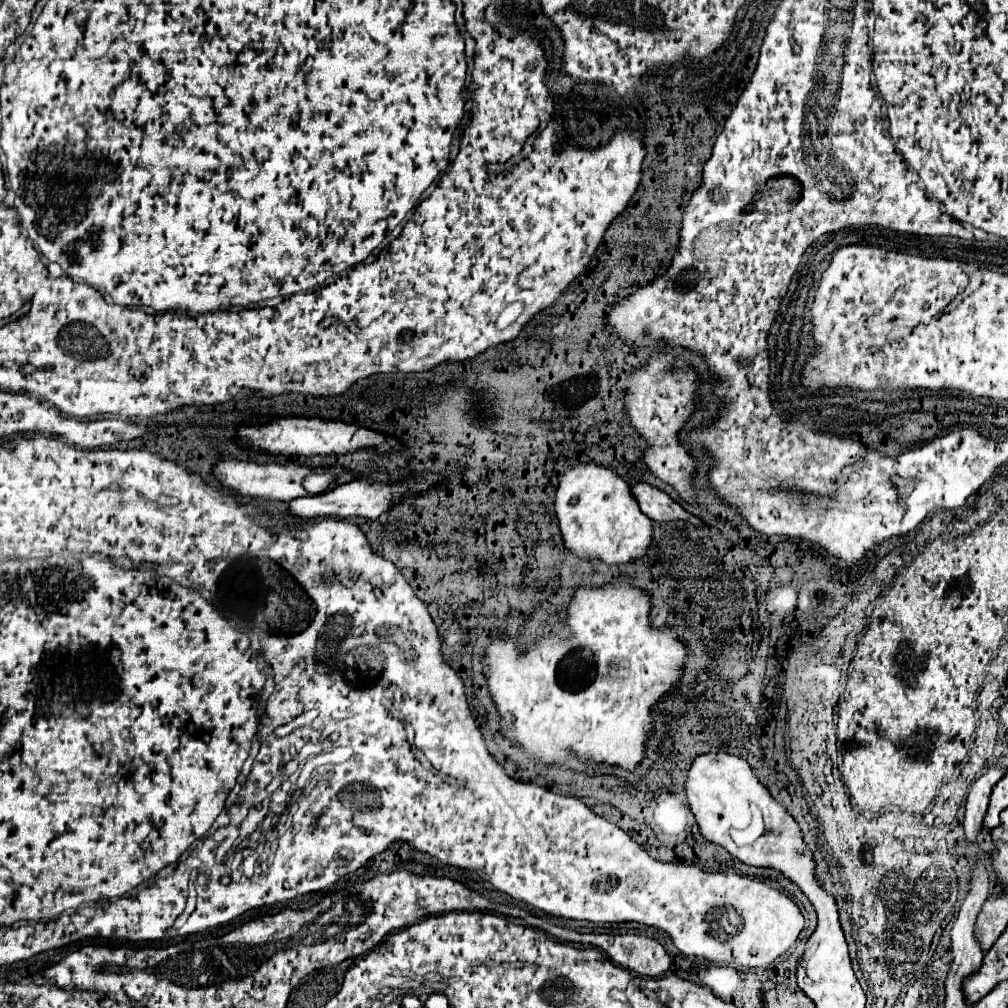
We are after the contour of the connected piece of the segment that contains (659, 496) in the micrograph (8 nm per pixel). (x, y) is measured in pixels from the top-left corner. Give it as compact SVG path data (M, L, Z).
M632 480L630 482L630 490L632 496L636 498L640 510L656 522L672 522L672 520L690 520L696 526L702 526L702 520L692 516L690 512L686 512L680 504L676 504L666 492L640 482L640 480Z

